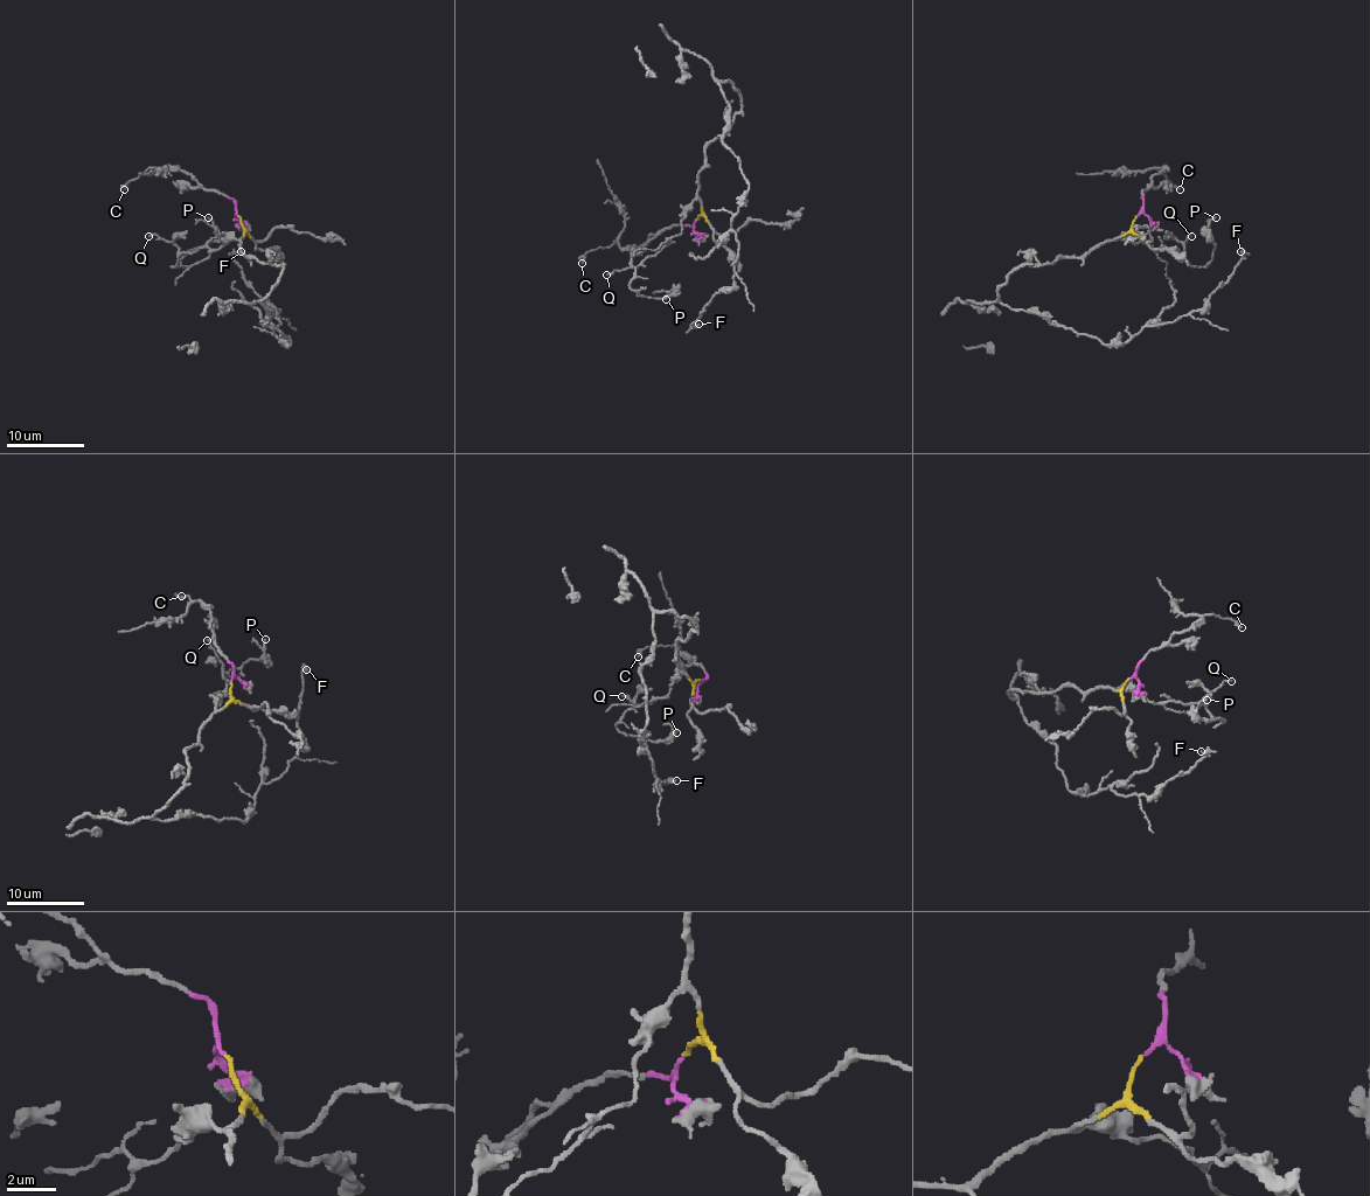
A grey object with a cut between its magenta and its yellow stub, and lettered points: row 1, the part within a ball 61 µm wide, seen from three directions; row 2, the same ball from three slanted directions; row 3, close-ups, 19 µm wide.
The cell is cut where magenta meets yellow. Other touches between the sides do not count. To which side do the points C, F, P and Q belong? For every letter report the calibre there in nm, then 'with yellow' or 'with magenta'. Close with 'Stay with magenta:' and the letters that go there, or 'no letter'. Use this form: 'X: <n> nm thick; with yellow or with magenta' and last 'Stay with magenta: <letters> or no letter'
C: 110 nm thick; with magenta
F: 200 nm thick; with yellow
P: 110 nm thick; with yellow
Q: 140 nm thick; with yellow
Stay with magenta: C

